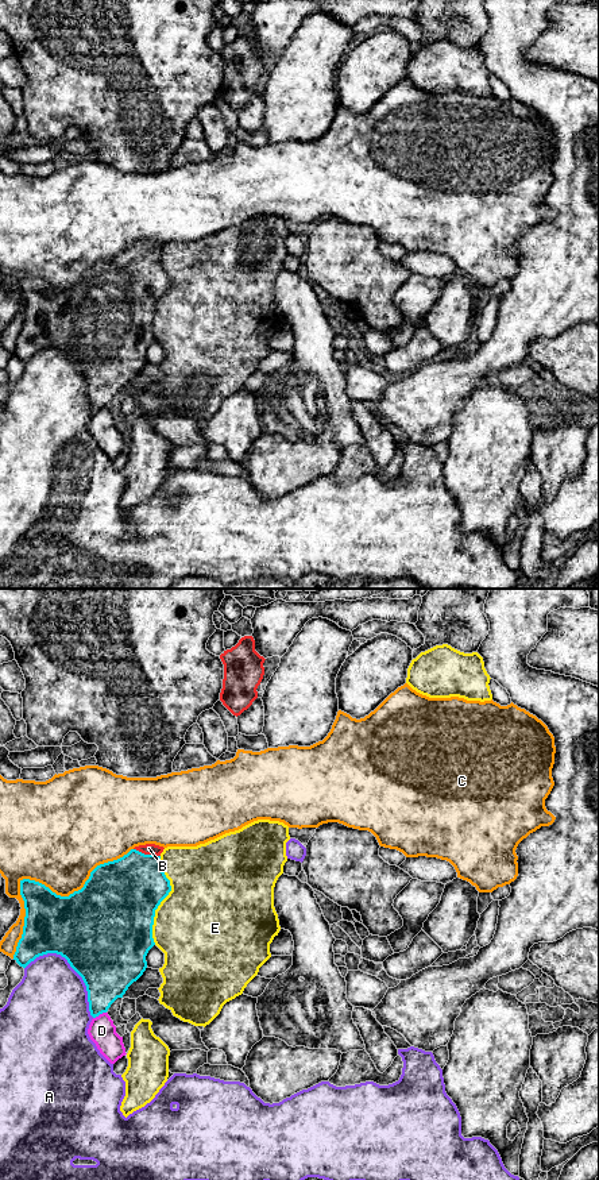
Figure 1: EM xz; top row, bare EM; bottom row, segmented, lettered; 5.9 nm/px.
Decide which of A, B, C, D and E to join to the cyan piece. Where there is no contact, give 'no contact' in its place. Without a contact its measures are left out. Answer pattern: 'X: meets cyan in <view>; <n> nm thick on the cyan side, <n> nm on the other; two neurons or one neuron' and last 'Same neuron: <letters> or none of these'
A: meets cyan in xz; 500 nm thick on the cyan side, 440 nm on the other; two neurons
B: meets cyan in xz; 400 nm thick on the cyan side, 60 nm on the other; one neuron
C: meets cyan in xz; 340 nm thick on the cyan side, 500 nm on the other; two neurons
D: meets cyan in xz; 300 nm thick on the cyan side, 160 nm on the other; two neurons
E: meets cyan in xz; 440 nm thick on the cyan side, 480 nm on the other; two neurons
Same neuron: B

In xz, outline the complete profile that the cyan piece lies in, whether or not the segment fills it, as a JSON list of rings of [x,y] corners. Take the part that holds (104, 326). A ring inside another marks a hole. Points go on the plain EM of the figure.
[[[155,239],[135,242],[123,252],[97,261],[84,282],[69,292],[57,290],[39,277],[20,275],[26,312],[13,355],[26,363],[39,351],[61,350],[86,381],[90,410],[107,408],[143,370],[146,351],[155,340],[155,305],[171,286],[161,259],[163,244]]]

